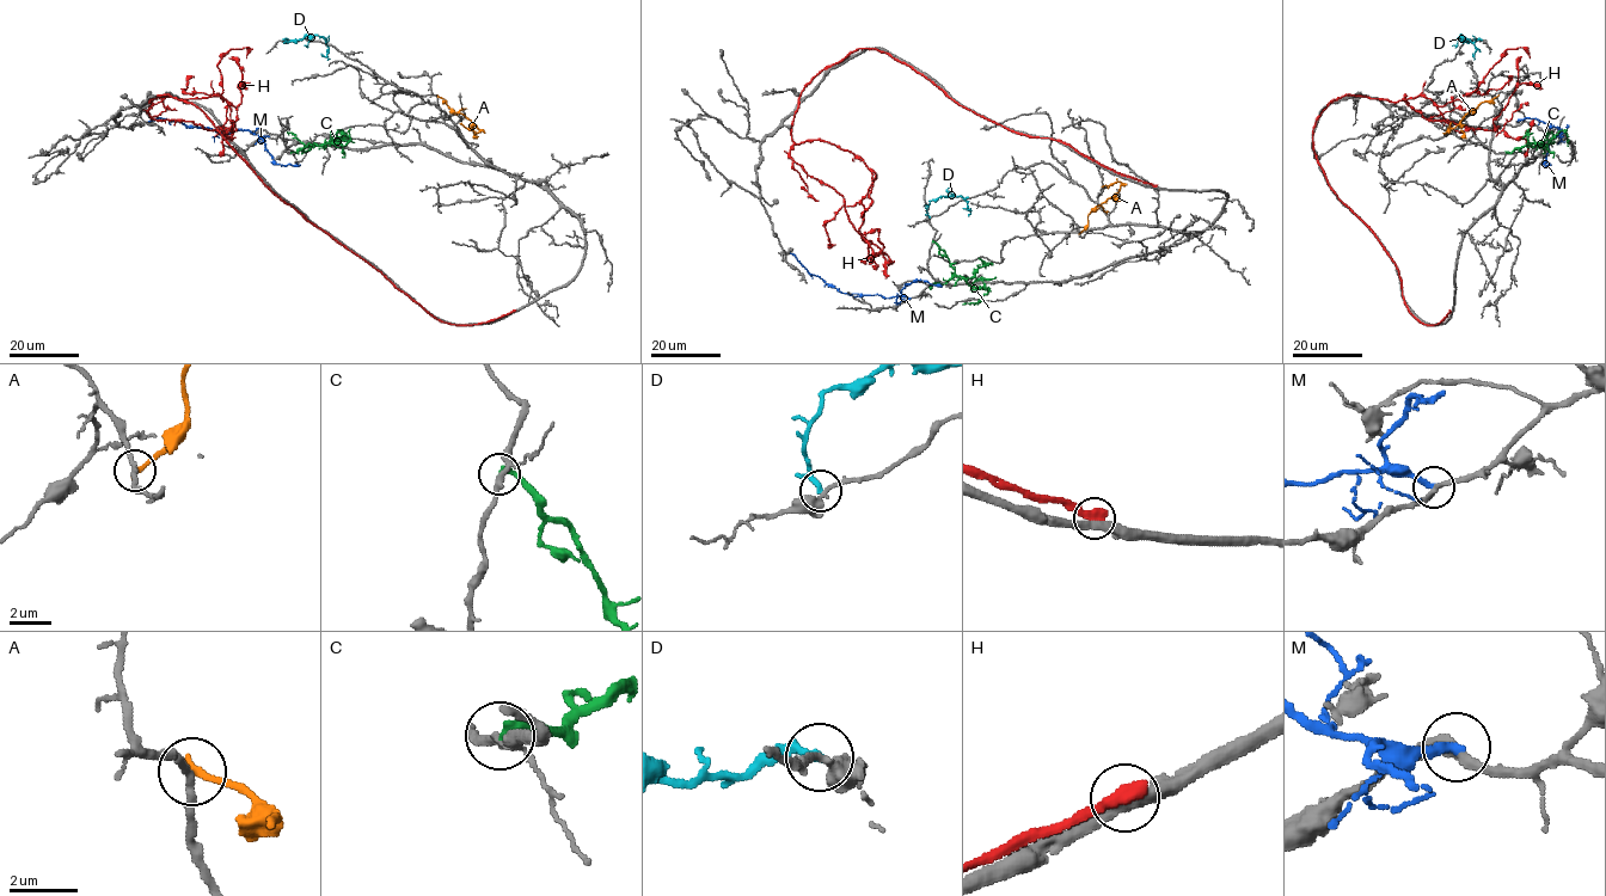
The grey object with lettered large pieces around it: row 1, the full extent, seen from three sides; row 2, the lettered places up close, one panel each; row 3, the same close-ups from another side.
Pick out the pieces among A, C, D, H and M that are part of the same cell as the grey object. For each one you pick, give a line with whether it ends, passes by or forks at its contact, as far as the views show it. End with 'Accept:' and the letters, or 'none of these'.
Accept: none of these

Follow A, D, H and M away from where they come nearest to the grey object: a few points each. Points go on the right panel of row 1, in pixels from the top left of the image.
A: (1496, 96), (1483, 102), (1446, 132), (1451, 123)
D: (1482, 40), (1465, 42), (1460, 35), (1475, 47), (1472, 54)
H: (1451, 312), (1409, 311), (1329, 185), (1316, 118), (1347, 94), (1444, 105), (1506, 50), (1530, 57)
M: (1563, 135), (1558, 128), (1538, 120), (1516, 121)

